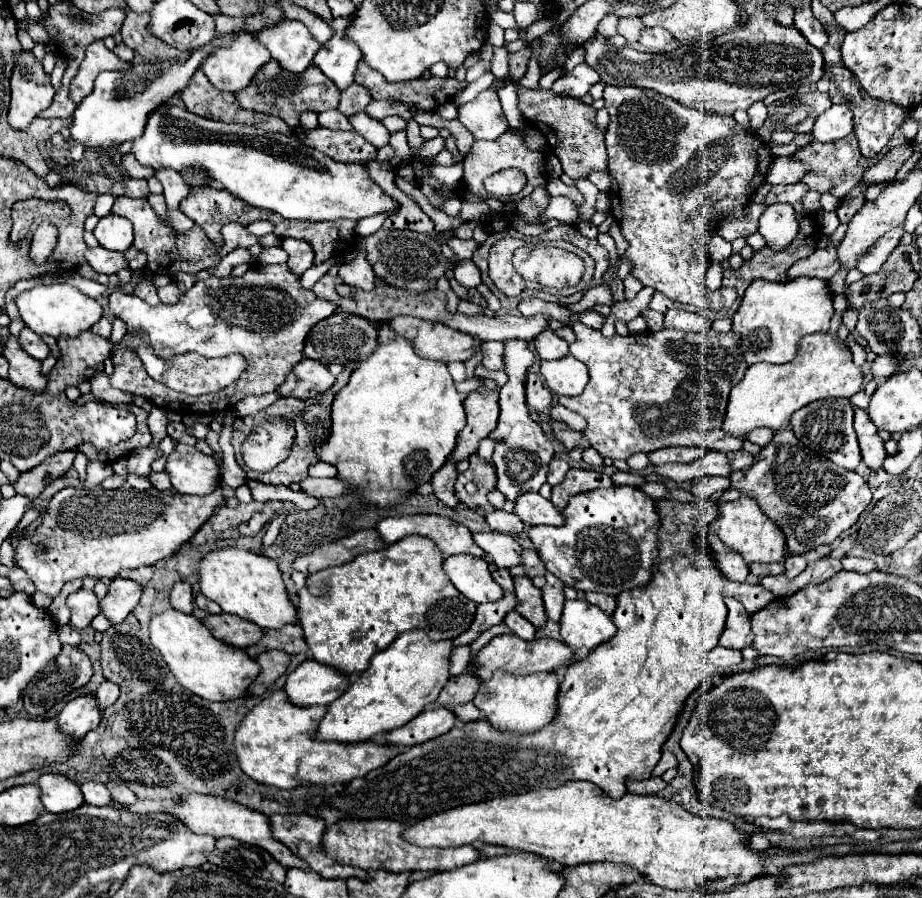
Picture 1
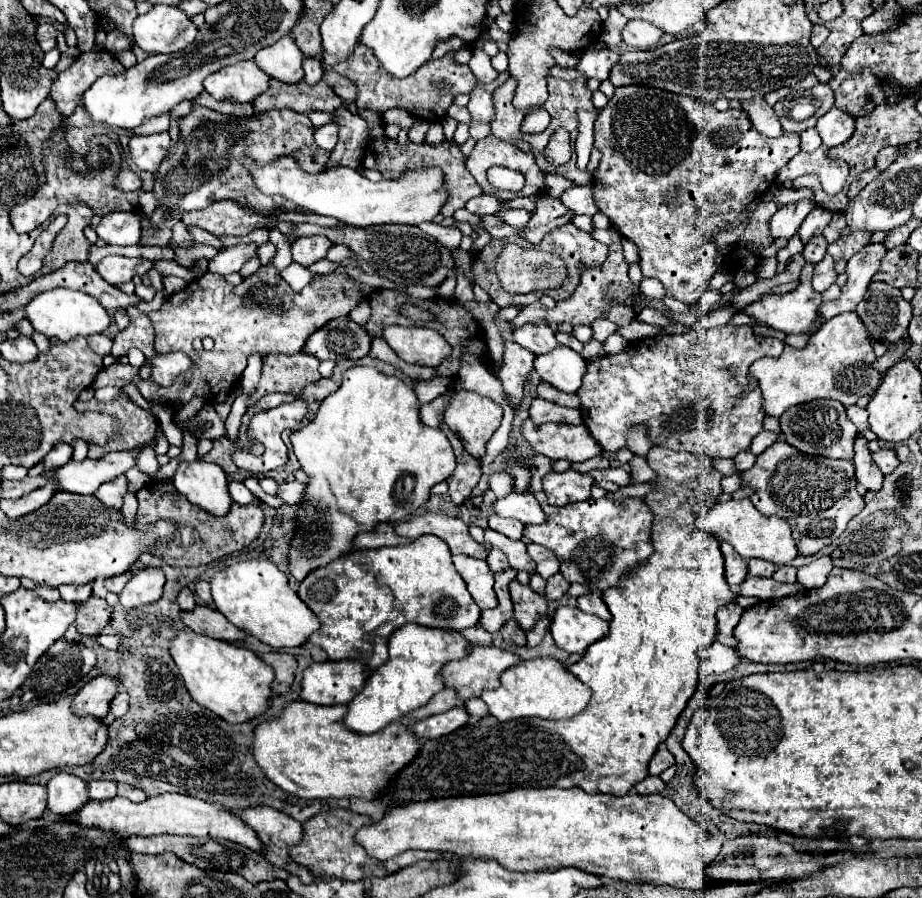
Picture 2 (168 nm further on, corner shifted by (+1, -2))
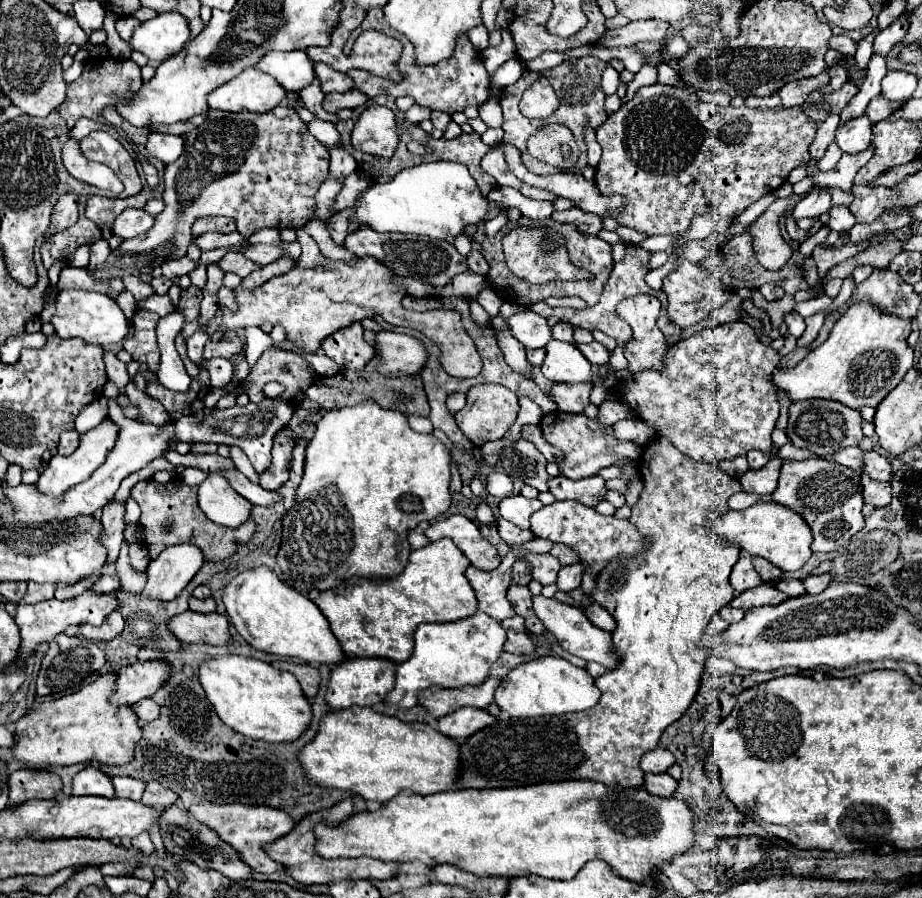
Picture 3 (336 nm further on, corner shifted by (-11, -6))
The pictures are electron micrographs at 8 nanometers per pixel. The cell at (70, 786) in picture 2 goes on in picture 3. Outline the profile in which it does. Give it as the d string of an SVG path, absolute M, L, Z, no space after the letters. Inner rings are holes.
M87 766L73 780L73 796L87 796L87 794L105 796L105 798L113 798L115 796L111 778L107 774L103 774L95 766Z

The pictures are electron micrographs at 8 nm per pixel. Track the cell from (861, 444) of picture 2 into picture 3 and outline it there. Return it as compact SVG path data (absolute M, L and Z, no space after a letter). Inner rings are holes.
M861 476L863 486L863 500L865 504L871 504L875 508L891 504L891 484L889 482L875 482L869 476Z

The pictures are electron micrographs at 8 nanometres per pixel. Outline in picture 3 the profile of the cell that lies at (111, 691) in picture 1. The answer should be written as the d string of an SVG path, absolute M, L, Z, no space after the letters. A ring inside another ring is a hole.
M143 698L133 706L135 714L139 716L139 724L145 726L147 722L153 722L153 718L159 718L159 706L151 698Z

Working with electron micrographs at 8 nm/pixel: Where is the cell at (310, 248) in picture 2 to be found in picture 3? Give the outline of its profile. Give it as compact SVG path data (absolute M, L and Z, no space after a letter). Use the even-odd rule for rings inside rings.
M345 208L339 214L335 214L329 220L329 232L331 232L331 238L335 240L335 244L343 244L345 236L351 230L355 230L353 226L357 226L357 222L351 222L351 208Z

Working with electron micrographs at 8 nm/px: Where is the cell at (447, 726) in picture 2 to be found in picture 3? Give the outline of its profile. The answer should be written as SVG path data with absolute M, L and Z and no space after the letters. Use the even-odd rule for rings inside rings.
M459 708L453 714L447 714L443 718L437 720L437 730L441 734L447 734L449 738L457 738L459 742L469 738L471 734L475 734L477 730L483 730L485 726L493 724L495 718L487 712L487 710L479 710L479 708Z

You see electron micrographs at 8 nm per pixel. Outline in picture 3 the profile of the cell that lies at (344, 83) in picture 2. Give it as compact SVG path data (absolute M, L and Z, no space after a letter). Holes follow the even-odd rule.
M313 62L313 68L315 68L315 76L321 82L321 90L325 94L327 92L345 92L345 90L353 88L353 80L347 74L335 72L327 64L321 64L321 62Z

